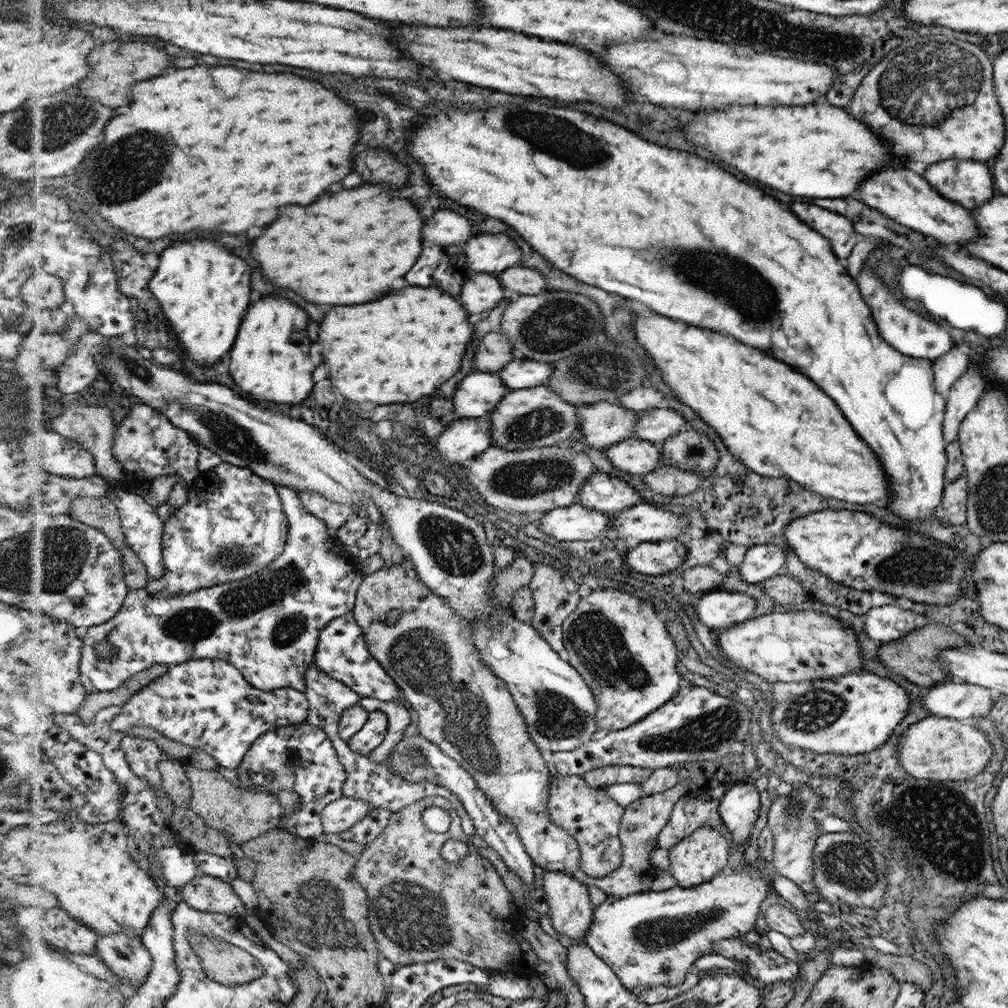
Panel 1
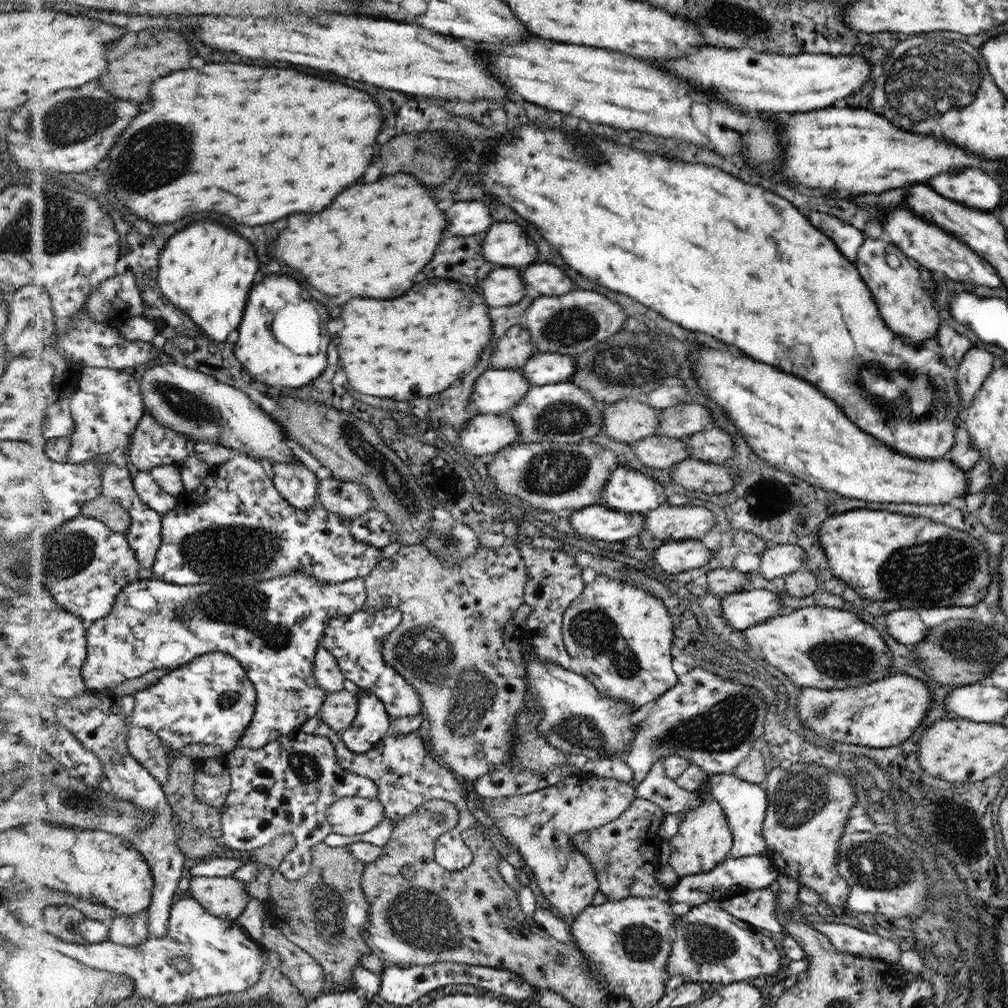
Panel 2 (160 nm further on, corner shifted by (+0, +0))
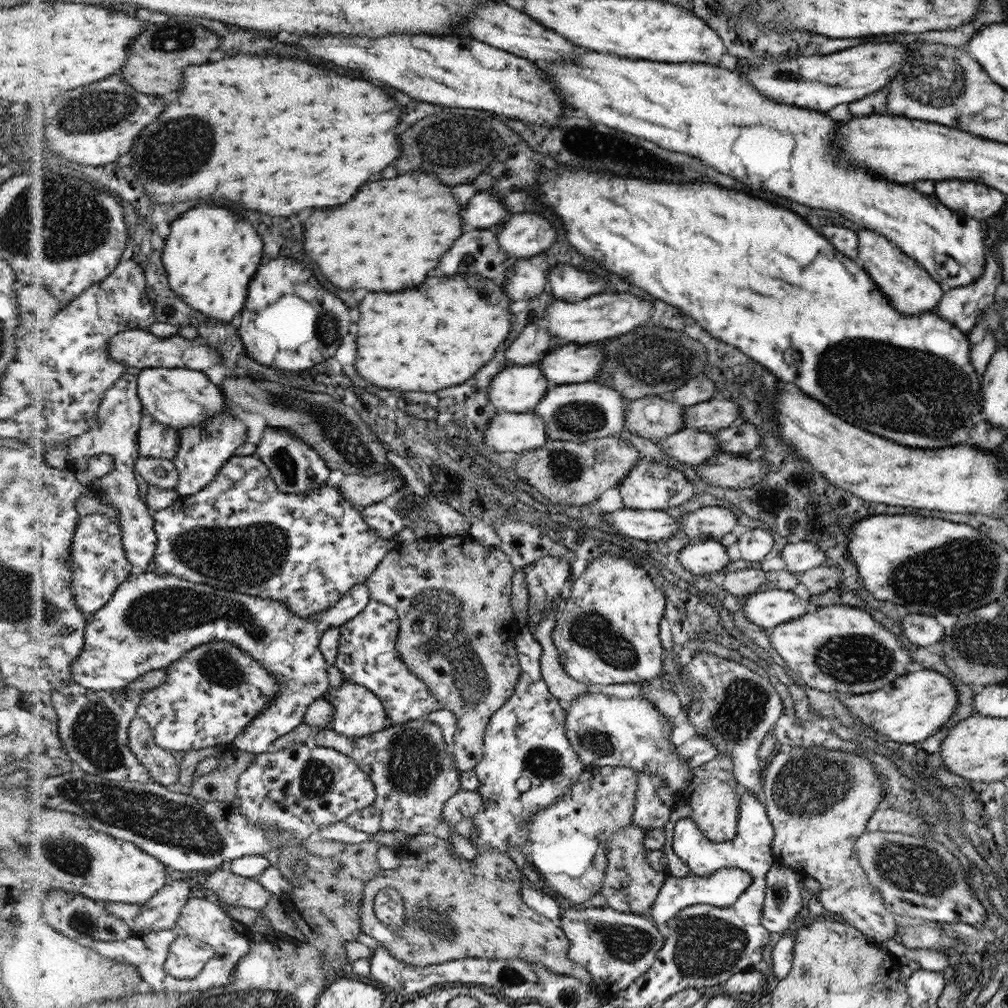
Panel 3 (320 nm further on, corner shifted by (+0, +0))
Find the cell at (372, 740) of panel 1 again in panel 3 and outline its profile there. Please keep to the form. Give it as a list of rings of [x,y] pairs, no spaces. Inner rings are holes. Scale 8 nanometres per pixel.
[[[344,680],[338,688],[329,688],[322,696],[333,706],[332,728],[348,737],[363,737],[379,733],[390,722],[383,701],[368,687]]]

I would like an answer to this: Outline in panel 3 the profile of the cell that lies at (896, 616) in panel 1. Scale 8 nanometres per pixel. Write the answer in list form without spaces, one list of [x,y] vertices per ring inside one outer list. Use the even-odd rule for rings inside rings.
[[[910,614],[902,620],[903,634],[906,635],[915,645],[925,647],[942,642],[944,626],[932,616],[924,614]]]

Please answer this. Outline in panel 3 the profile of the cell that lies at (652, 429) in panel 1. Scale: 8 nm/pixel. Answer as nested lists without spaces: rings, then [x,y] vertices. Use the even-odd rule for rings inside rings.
[[[714,399],[685,407],[685,428],[716,433],[740,422],[739,406],[731,400]]]

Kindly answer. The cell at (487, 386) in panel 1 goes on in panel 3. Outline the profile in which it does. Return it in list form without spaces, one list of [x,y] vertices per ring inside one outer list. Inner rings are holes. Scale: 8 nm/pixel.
[[[508,365],[492,379],[486,399],[498,413],[532,413],[550,386],[538,365]]]

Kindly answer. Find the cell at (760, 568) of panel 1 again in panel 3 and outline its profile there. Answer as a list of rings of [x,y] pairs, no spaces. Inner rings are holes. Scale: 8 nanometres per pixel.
[[[795,539],[782,549],[780,556],[783,559],[784,570],[794,574],[800,574],[806,570],[812,570],[827,562],[827,553],[818,545],[803,539]]]

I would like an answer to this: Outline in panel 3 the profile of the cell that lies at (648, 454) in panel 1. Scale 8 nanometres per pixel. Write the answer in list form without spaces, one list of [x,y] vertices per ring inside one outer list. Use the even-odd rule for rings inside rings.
[[[681,429],[657,440],[658,447],[670,457],[688,466],[696,466],[718,455],[719,444],[713,433]]]

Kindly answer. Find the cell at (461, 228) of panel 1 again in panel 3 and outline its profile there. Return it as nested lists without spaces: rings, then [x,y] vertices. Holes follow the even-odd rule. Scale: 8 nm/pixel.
[[[480,192],[464,204],[464,222],[478,229],[497,228],[507,221],[509,210],[492,192]]]

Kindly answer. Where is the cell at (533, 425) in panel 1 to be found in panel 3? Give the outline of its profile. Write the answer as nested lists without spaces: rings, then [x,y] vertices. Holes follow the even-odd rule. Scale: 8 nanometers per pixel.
[[[596,381],[553,385],[534,413],[544,419],[549,440],[582,442],[620,433],[625,428],[628,401],[614,387]]]

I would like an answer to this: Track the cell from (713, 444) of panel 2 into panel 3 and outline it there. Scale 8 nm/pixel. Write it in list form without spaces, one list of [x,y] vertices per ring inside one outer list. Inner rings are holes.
[[[737,422],[714,433],[719,444],[719,452],[737,455],[738,452],[750,452],[763,441],[756,425]]]

